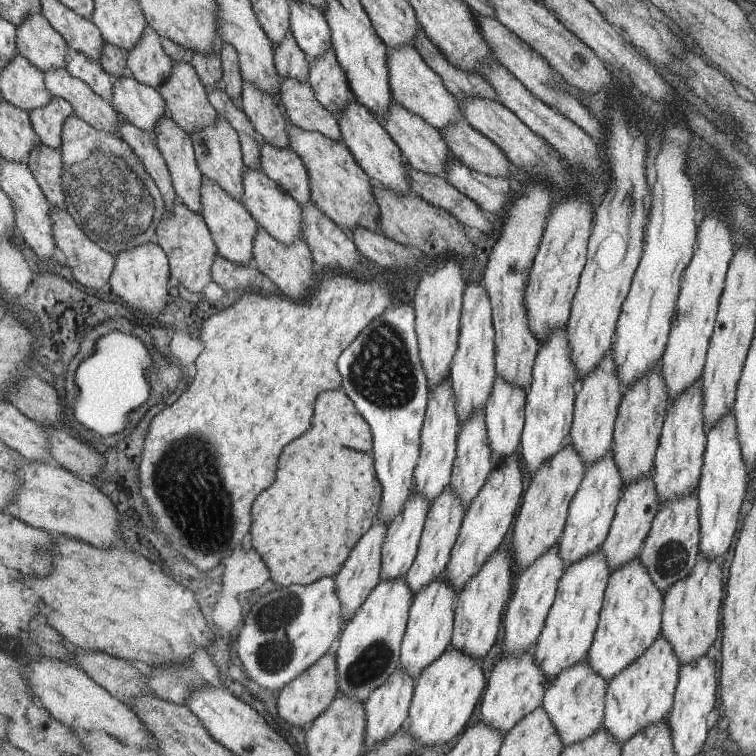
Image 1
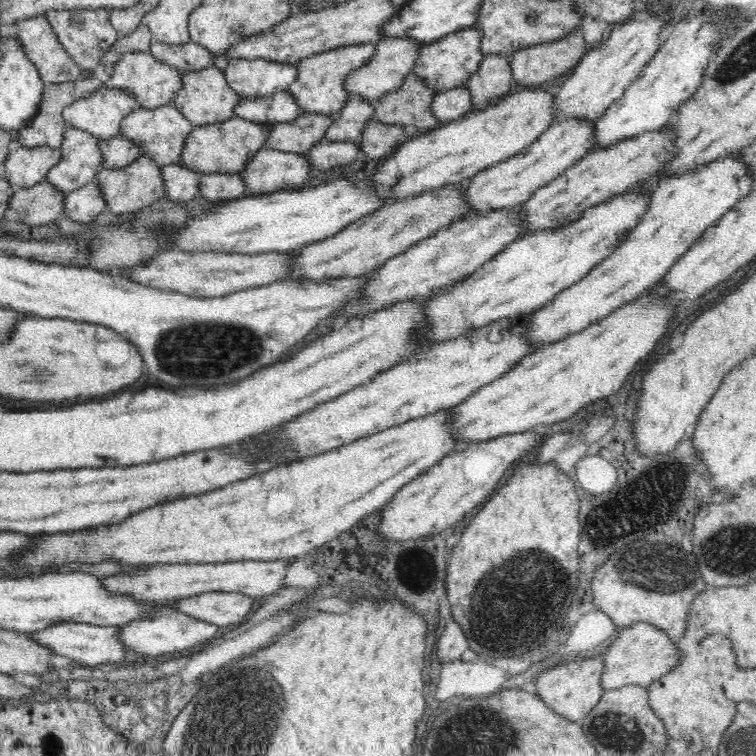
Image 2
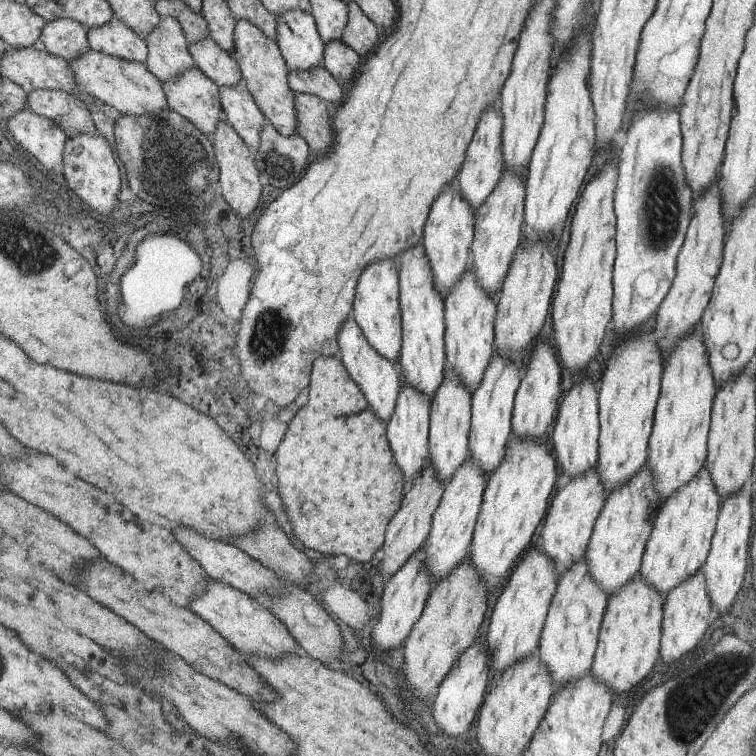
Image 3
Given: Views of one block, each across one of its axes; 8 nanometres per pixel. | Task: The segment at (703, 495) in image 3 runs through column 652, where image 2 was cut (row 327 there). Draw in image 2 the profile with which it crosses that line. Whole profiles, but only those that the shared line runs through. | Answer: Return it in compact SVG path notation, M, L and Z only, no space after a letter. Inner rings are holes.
M724 156L719 157L718 160L707 161L706 164L699 165L698 168L688 169L684 173L671 173L670 176L663 177L662 180L658 180L658 184L655 185L655 188L652 190L652 199L650 199L649 207L646 209L645 215L642 215L642 218L636 223L633 229L629 230L629 234L625 236L625 239L617 246L600 264L597 264L597 267L590 272L586 278L582 281L574 284L570 288L566 288L565 291L562 291L560 294L550 300L544 308L536 309L533 314L533 319L530 320L530 324L533 324L533 327L530 327L530 341L539 346L550 345L551 343L559 342L560 340L565 340L567 337L570 337L572 334L581 332L582 329L588 328L590 324L598 322L599 320L604 320L610 312L614 312L614 309L621 308L622 304L630 303L630 300L637 300L638 296L642 295L642 292L646 291L646 288L651 288L654 284L658 284L662 280L663 276L670 272L670 268L673 267L673 264L693 246L694 243L704 234L706 229L709 229L717 222L718 219L721 219L722 216L726 214L735 204L738 204L738 201L745 196L748 196L752 192L752 172L749 170L749 166L742 164L738 158L734 156Z

